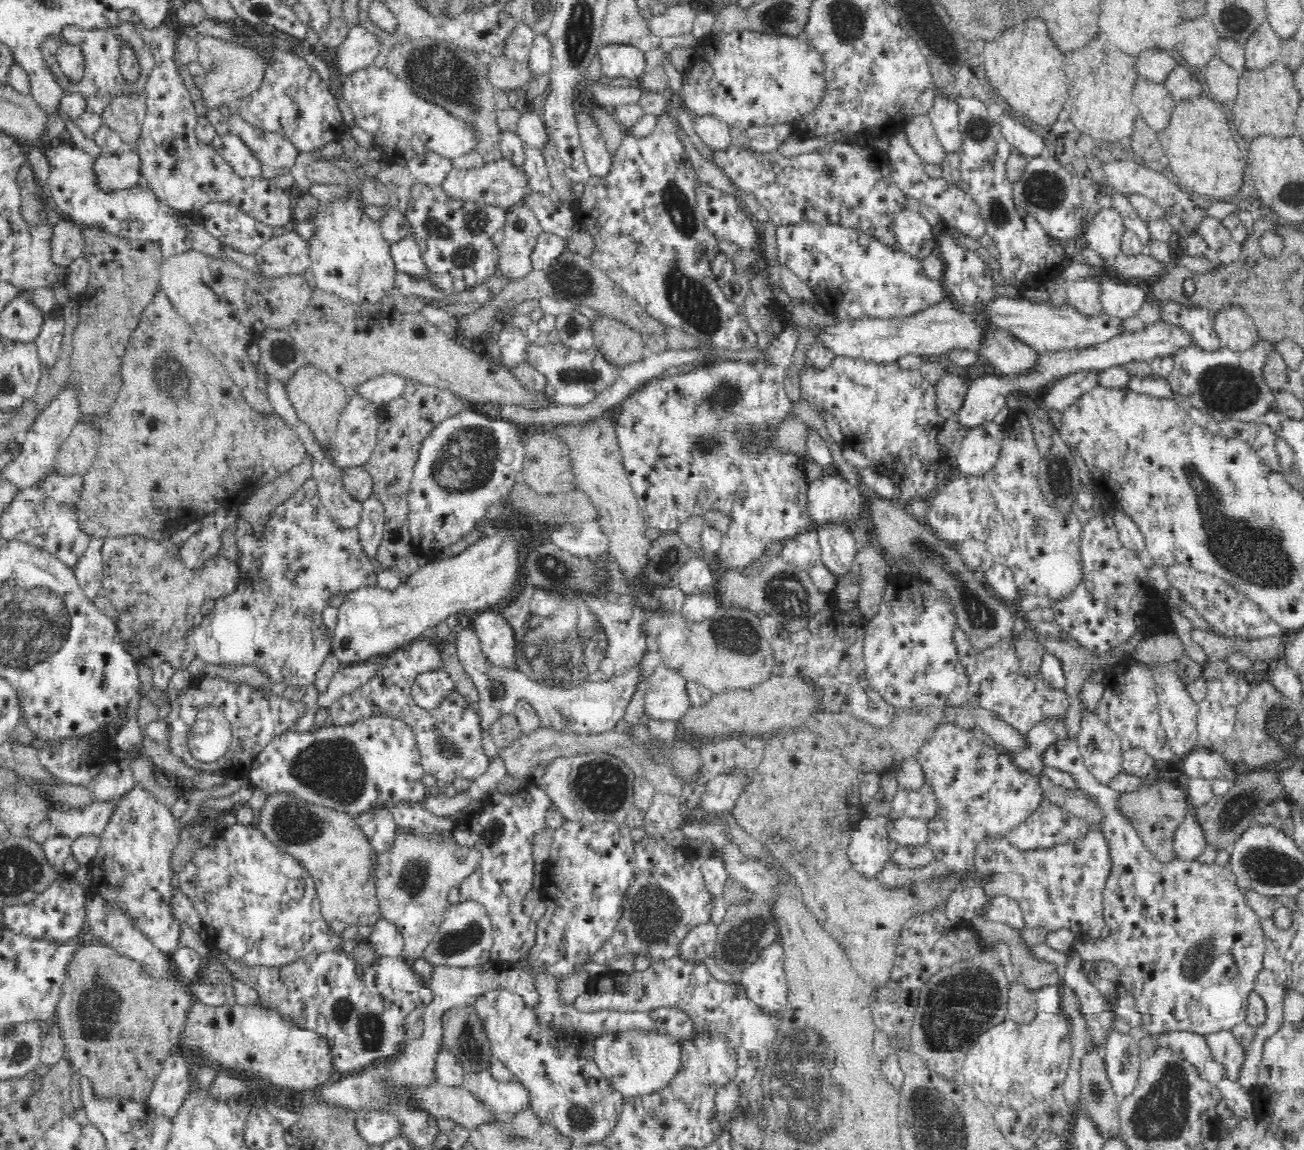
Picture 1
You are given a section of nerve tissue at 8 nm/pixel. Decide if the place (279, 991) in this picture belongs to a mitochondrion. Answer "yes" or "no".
no

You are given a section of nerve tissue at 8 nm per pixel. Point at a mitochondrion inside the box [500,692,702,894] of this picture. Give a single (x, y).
(602, 786)

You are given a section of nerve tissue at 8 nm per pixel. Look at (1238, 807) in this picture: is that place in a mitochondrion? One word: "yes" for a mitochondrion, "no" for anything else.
yes

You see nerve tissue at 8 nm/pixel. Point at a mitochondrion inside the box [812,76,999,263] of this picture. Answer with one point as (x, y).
(978, 129)

